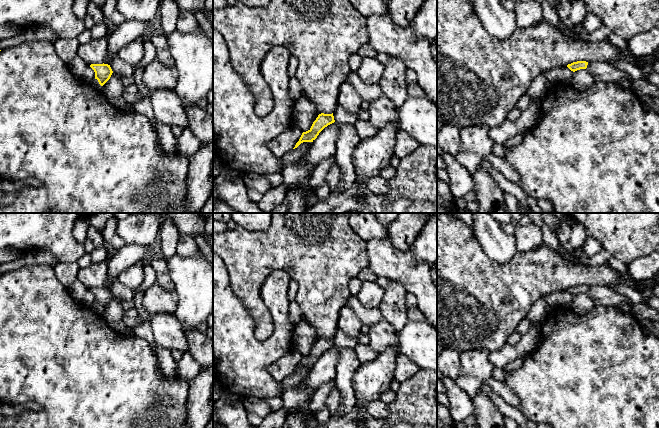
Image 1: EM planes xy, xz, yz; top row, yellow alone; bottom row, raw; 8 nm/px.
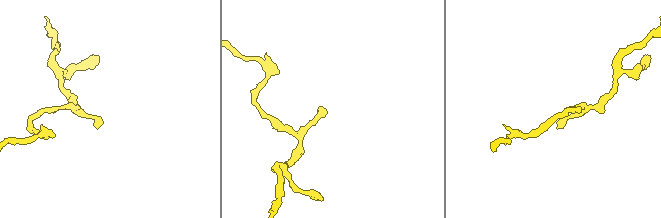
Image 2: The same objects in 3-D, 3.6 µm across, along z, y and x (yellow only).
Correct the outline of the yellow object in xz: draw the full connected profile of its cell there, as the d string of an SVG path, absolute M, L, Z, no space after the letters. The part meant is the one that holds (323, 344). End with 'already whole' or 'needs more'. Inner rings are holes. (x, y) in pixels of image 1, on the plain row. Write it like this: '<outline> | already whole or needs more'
M324 337L319 338L316 344L313 346L311 352L308 355L302 357L299 365L296 367L293 373L297 372L303 366L313 366L317 362L319 357L325 351L327 351L328 349L334 346L335 344L334 344L333 337L332 338L324 338Z | already whole

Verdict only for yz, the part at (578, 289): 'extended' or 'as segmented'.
as segmented

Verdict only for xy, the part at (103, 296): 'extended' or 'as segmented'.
as segmented

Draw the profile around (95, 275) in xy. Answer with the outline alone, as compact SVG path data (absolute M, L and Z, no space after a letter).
M108 261L92 263L88 267L80 269L77 274L77 279L86 287L103 288L107 281Z

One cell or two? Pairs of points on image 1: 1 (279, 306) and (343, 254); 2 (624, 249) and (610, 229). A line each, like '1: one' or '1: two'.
1: two
2: one

